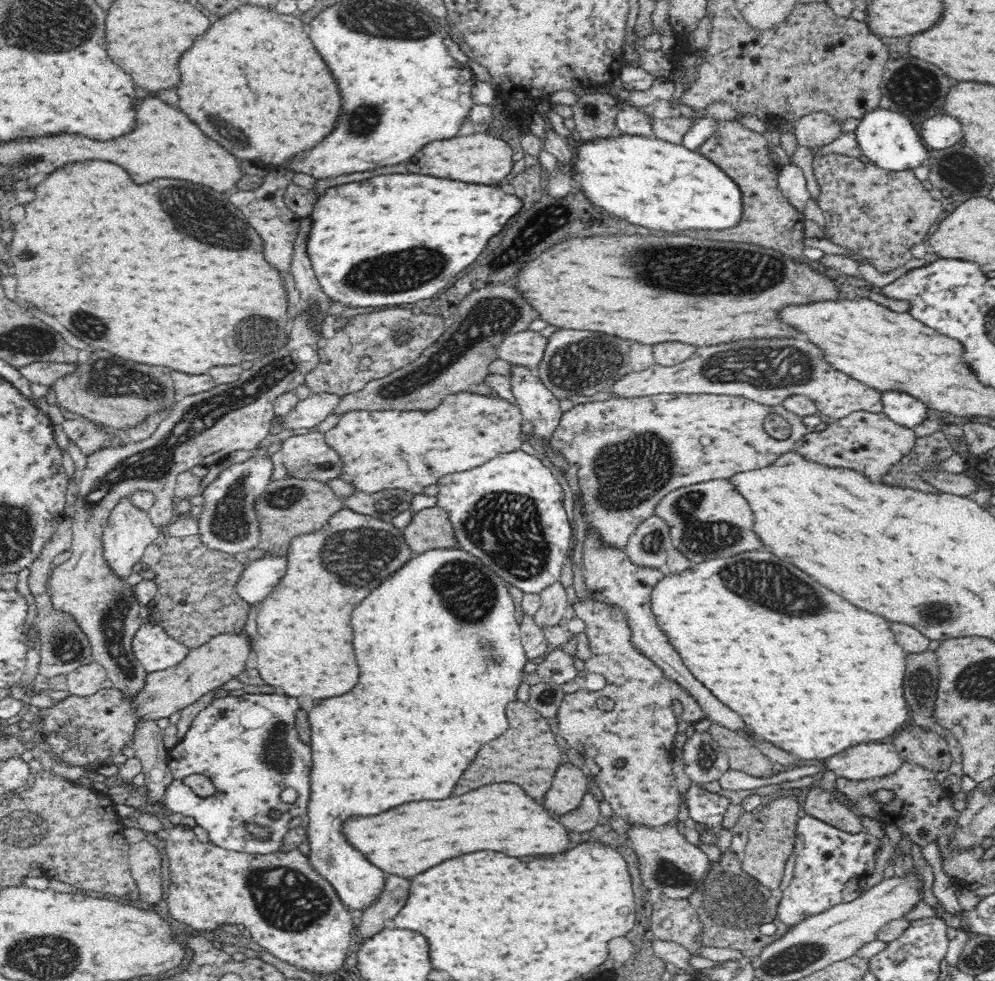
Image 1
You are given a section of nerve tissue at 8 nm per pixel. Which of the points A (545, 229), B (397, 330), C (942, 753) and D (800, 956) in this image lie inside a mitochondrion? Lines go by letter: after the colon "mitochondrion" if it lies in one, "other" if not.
A: other
B: mitochondrion
C: other
D: mitochondrion

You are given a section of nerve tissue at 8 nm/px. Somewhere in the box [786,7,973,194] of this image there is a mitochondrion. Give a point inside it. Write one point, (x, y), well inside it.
(915, 77)

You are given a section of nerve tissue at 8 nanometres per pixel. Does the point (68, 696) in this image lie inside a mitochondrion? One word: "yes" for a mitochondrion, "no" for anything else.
no

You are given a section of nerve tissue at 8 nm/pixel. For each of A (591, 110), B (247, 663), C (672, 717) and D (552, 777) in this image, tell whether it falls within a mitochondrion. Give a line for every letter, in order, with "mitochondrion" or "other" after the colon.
A: mitochondrion
B: other
C: other
D: other

